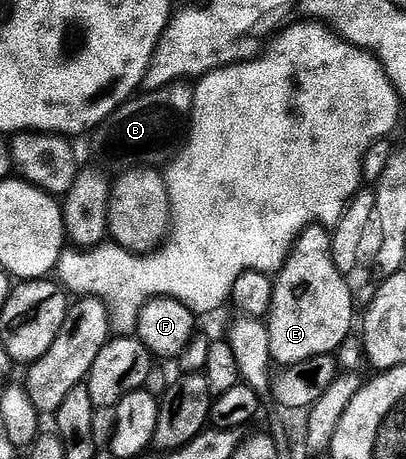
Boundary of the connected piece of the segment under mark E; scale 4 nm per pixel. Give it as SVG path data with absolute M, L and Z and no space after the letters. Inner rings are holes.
M308 225L299 232L292 242L287 258L274 276L271 310L265 319L267 340L272 360L279 365L308 362L318 355L330 355L338 352L342 343L352 334L351 326L356 326L355 299L351 296L348 280L337 269L331 256L332 232L323 225Z

